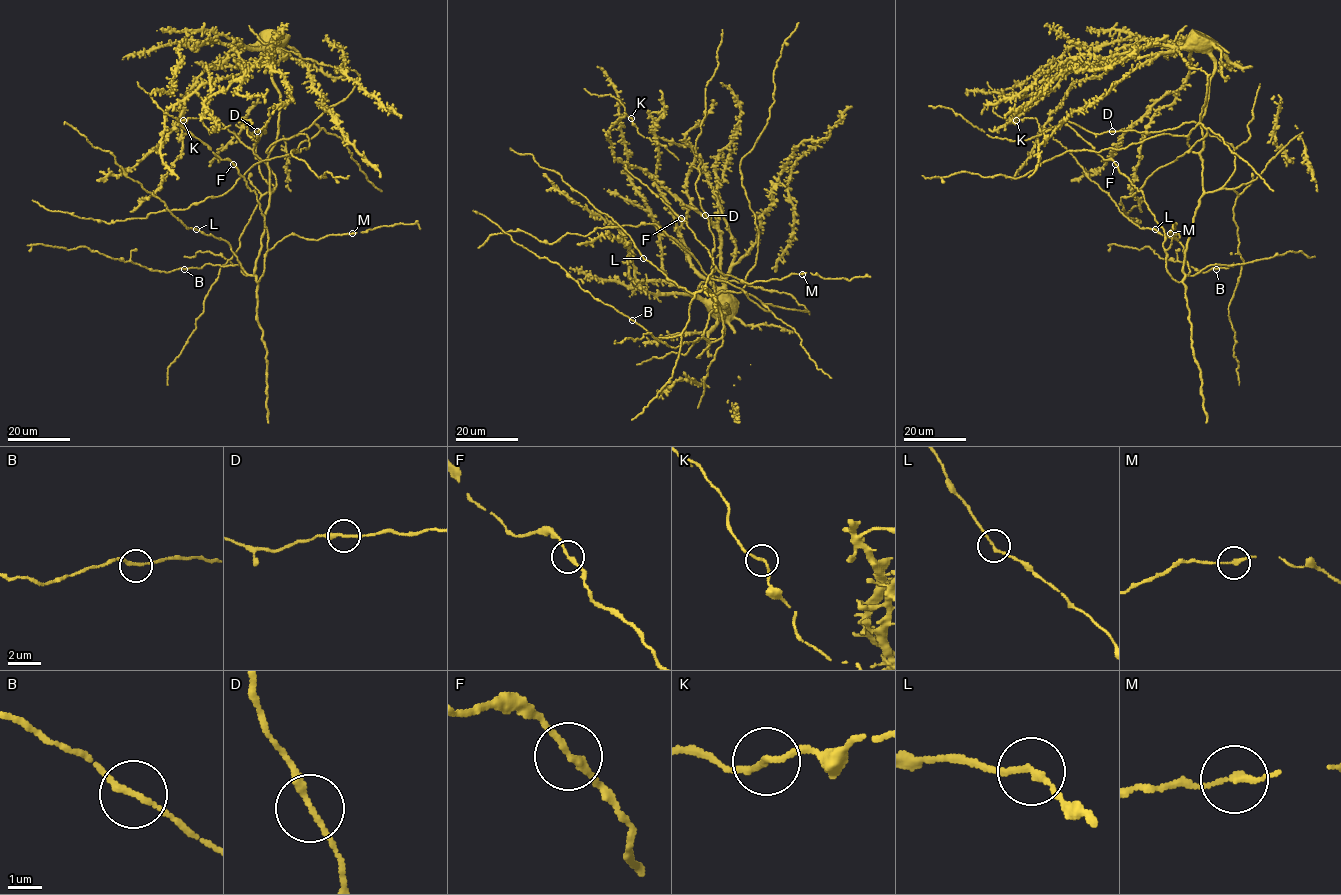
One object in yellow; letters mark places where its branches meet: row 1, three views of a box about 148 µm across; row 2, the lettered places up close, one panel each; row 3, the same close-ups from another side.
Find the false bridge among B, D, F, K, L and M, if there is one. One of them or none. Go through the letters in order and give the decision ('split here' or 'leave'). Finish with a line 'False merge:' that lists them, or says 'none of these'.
B: leave
D: leave
F: leave
K: leave
L: leave
M: leave
False merge: none of these

